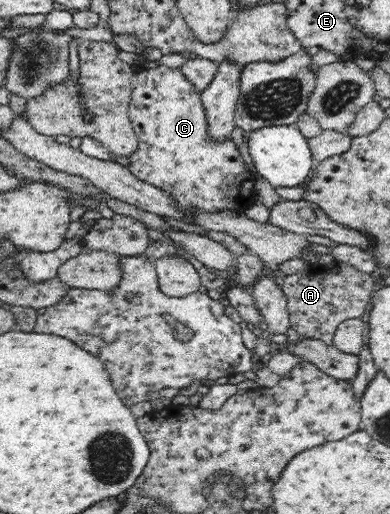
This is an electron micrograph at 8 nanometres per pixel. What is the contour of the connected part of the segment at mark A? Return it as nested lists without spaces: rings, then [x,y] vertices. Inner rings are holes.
[[[334,262],[330,265],[311,265],[298,274],[286,275],[282,289],[289,299],[290,326],[304,338],[315,338],[333,344],[334,334],[348,319],[361,319],[371,302],[374,281],[368,273],[356,267]]]

